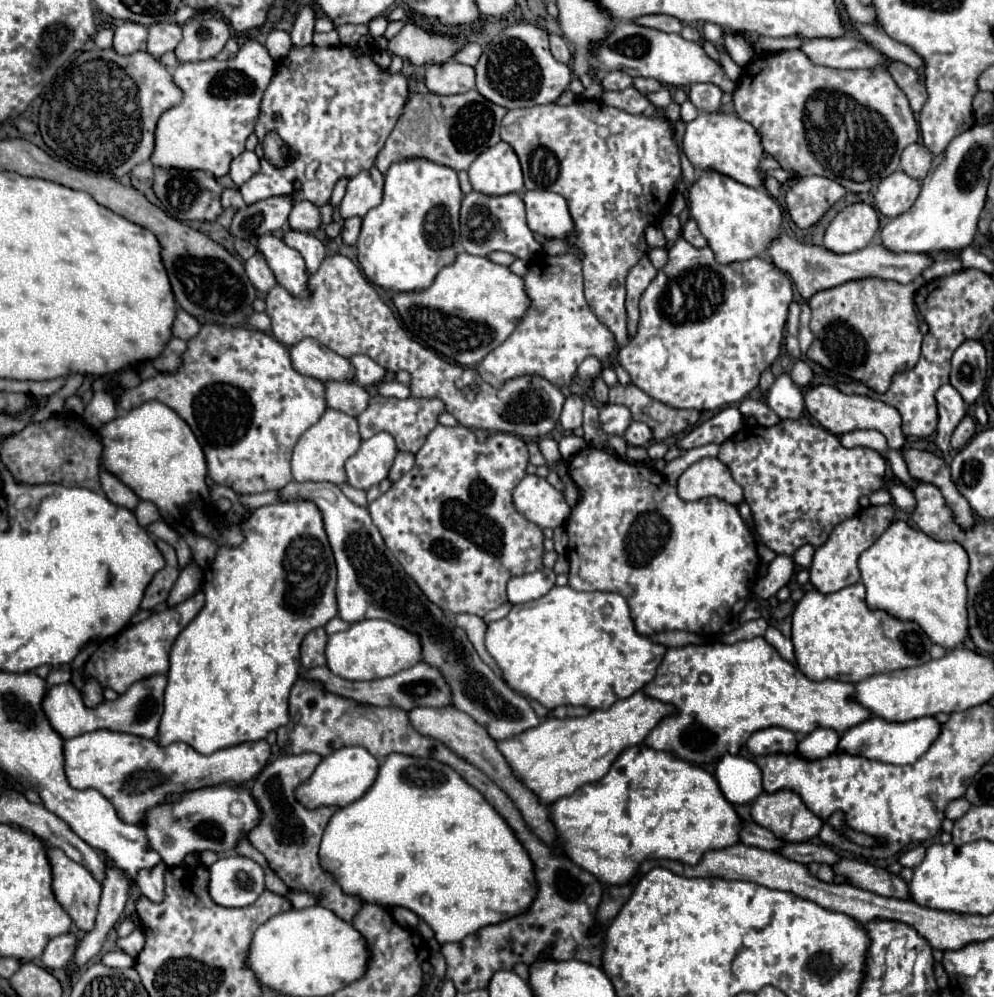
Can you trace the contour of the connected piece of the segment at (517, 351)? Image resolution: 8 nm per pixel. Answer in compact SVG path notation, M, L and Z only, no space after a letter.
M541 251L529 261L529 271L523 281L531 305L515 331L477 365L477 373L485 383L501 389L509 379L539 375L557 387L569 387L583 359L597 357L603 361L611 357L617 343L613 333L591 313L585 301L581 259L577 255L547 255Z

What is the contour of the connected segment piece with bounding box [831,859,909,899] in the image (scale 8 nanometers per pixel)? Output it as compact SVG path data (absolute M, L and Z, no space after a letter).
M839 859L831 865L835 875L843 875L847 883L873 891L877 895L885 897L897 897L897 899L909 899L909 885L899 877L891 875L881 867L875 867L871 863L863 863L857 859Z

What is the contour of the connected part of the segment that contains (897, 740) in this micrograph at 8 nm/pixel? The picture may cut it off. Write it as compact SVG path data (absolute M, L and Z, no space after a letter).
M869 717L867 721L855 725L841 737L839 749L851 755L861 755L891 765L909 765L915 763L935 743L939 733L941 733L941 723L935 717L921 717L907 723L889 723L881 721L881 717Z

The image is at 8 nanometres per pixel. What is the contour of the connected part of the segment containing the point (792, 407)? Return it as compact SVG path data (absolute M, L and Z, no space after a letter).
M787 373L779 375L763 395L763 401L781 419L797 419L803 415L803 393L793 385Z

